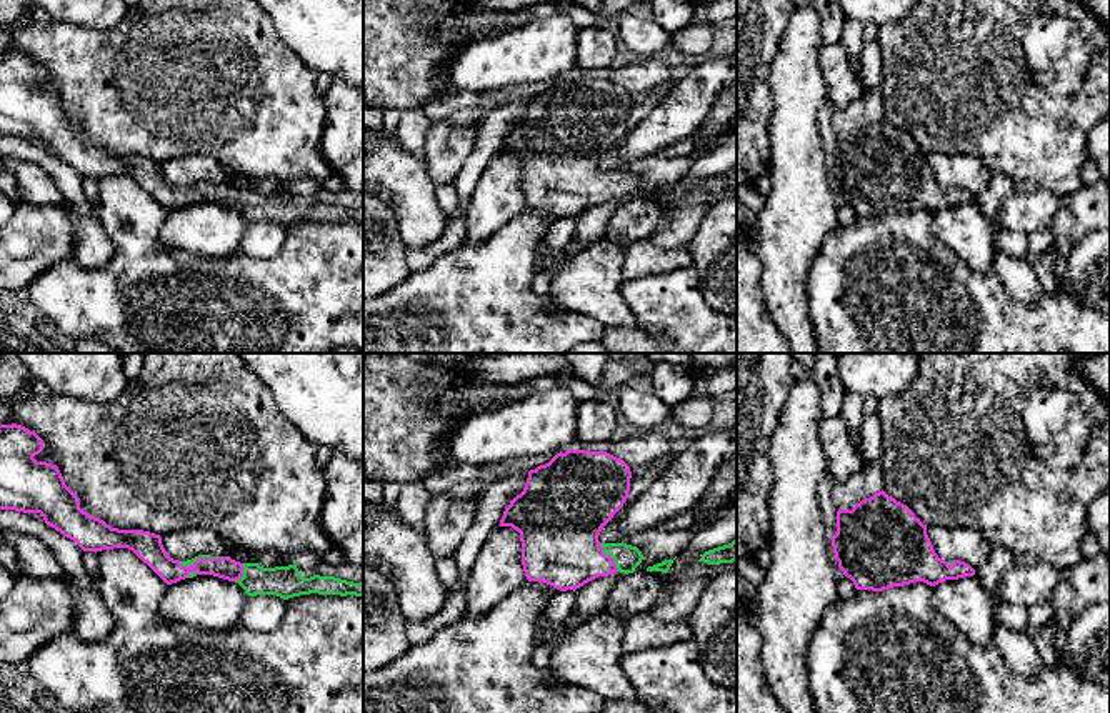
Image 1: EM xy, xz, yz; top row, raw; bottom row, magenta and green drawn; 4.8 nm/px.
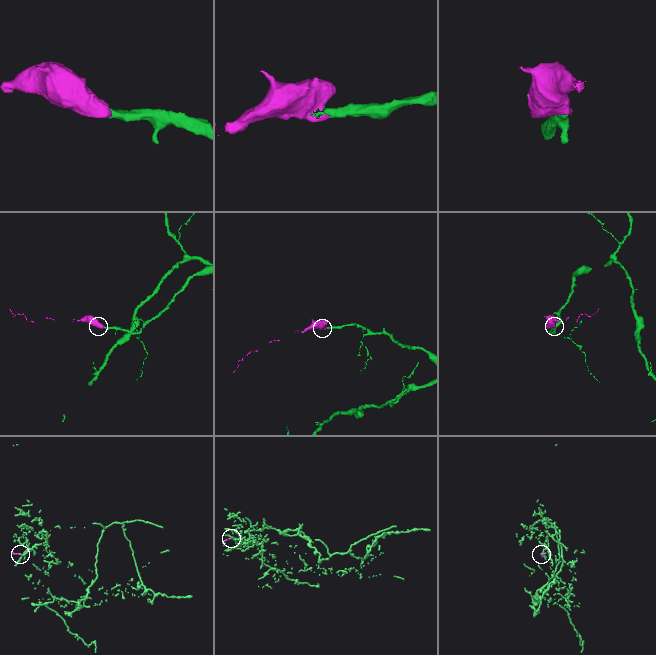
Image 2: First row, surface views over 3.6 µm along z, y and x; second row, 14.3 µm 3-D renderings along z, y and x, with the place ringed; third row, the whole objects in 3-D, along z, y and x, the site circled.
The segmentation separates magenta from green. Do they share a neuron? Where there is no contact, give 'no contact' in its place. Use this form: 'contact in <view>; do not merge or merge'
contact in xz; merge

